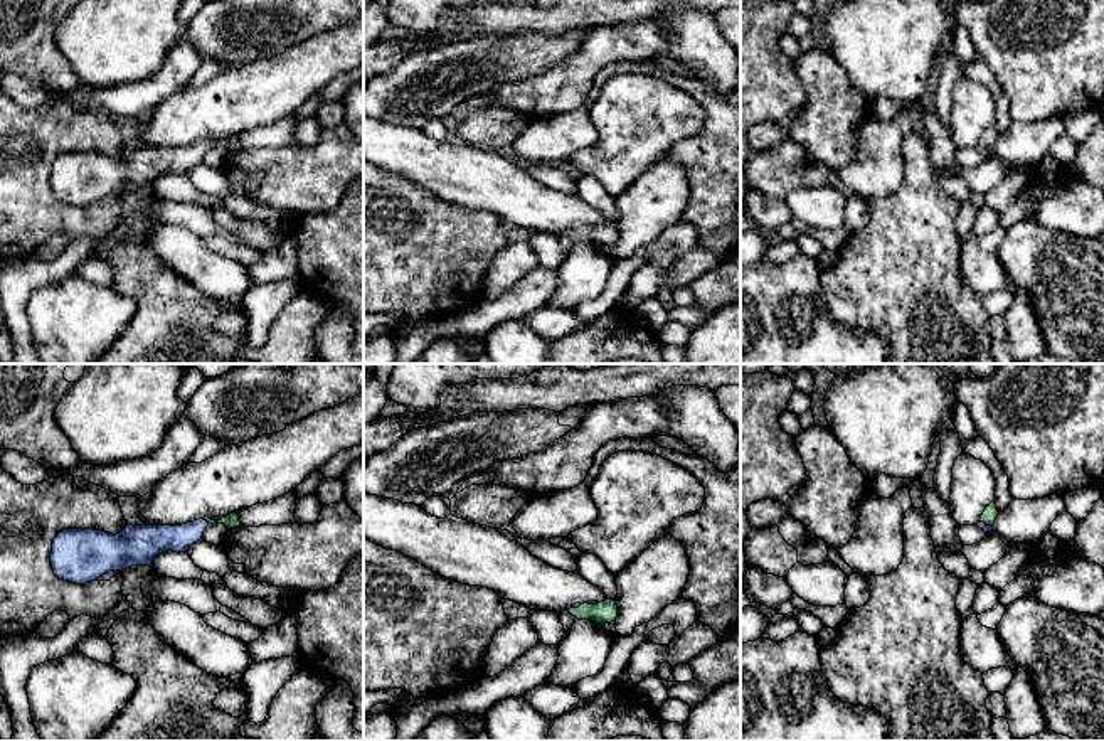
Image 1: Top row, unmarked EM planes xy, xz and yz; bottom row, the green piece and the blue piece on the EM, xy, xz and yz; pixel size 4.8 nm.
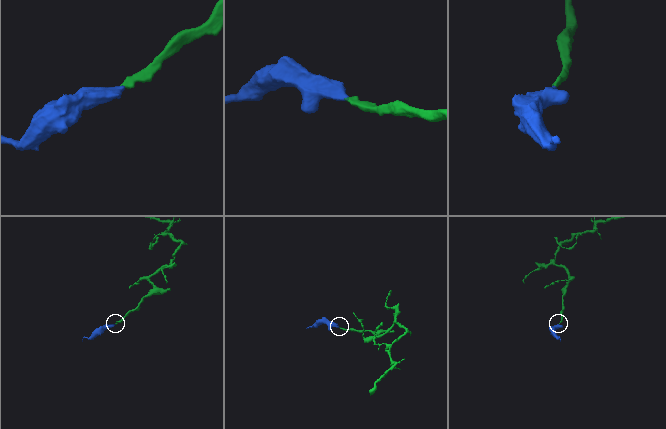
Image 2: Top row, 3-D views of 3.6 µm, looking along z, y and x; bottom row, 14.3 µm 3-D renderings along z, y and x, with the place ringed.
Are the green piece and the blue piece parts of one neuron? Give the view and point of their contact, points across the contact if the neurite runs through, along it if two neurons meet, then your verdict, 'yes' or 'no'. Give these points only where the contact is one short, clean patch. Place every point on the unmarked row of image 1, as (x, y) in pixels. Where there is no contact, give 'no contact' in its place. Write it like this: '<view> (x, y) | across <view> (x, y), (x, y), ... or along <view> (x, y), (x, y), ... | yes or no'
yz (987, 147) | across yz (990, 137), (987, 147), (980, 147) | yes

